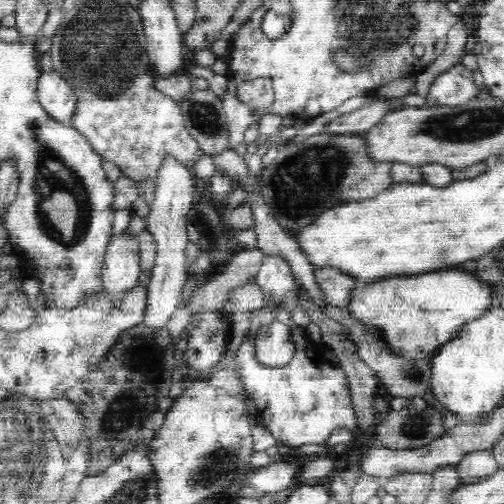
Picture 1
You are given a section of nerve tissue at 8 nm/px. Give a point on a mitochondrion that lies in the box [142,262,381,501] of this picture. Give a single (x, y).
(216, 464)

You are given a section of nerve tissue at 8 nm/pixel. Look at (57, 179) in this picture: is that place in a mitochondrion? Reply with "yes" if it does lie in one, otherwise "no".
yes

